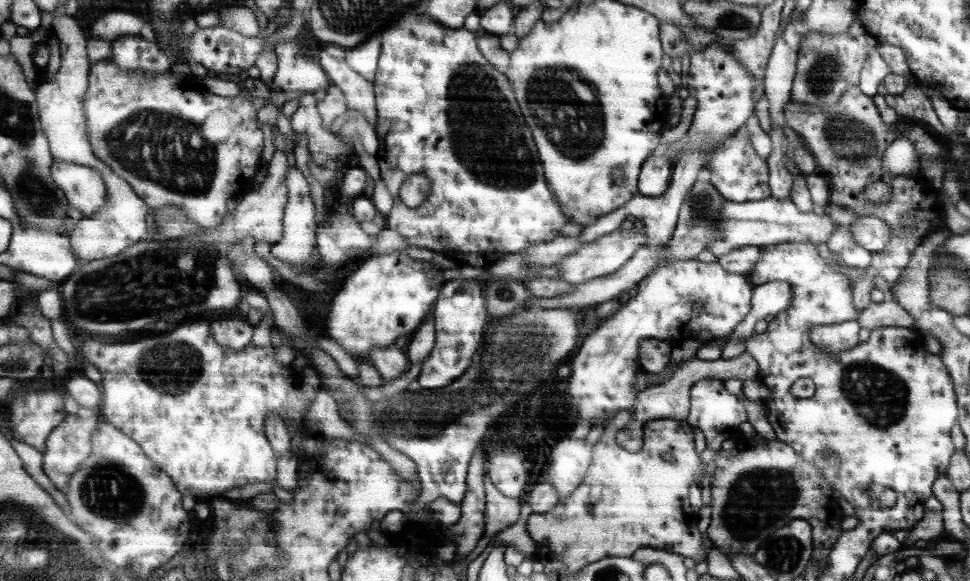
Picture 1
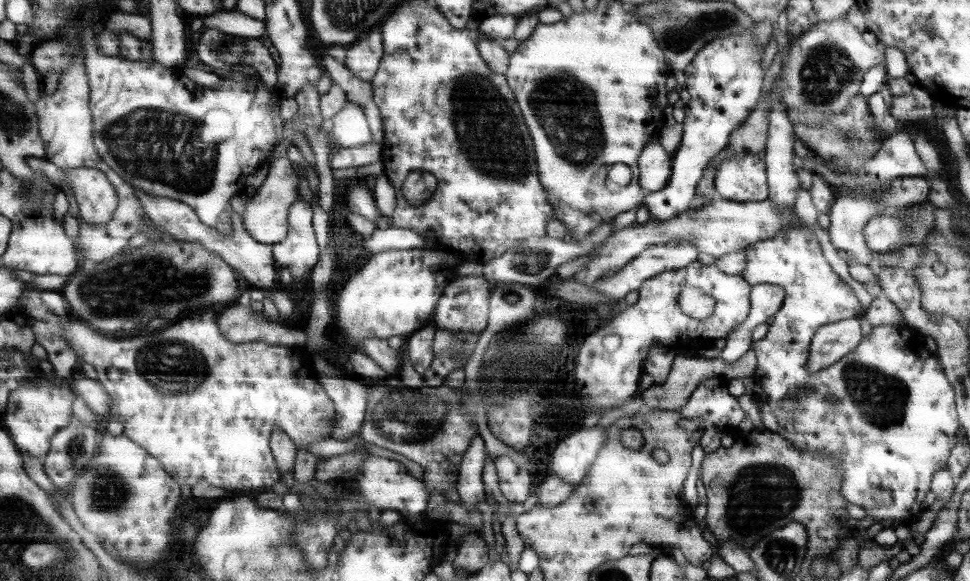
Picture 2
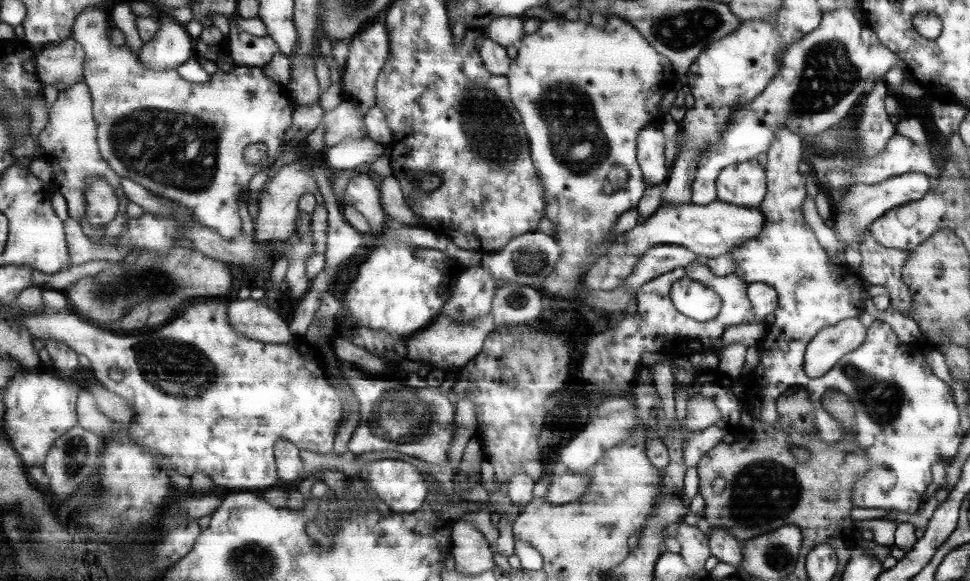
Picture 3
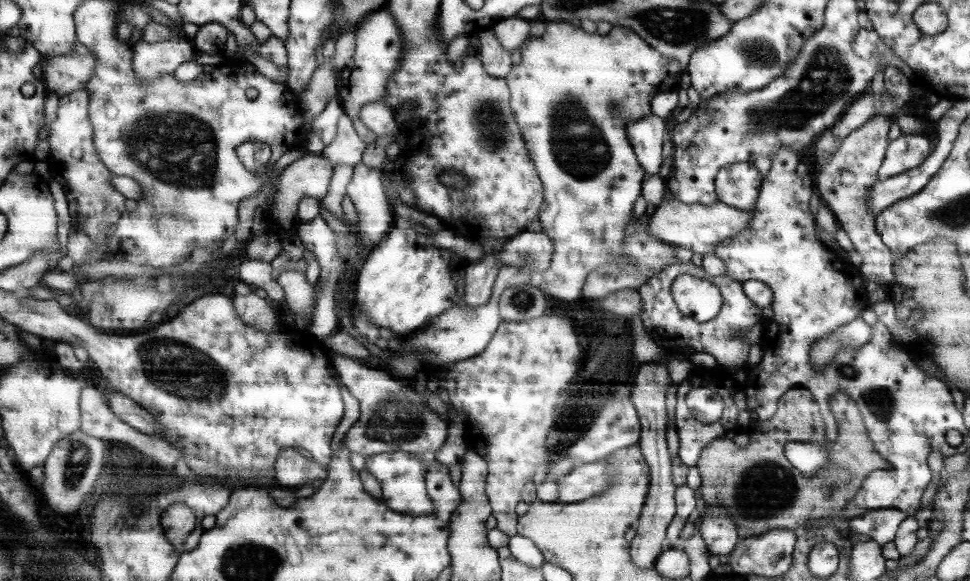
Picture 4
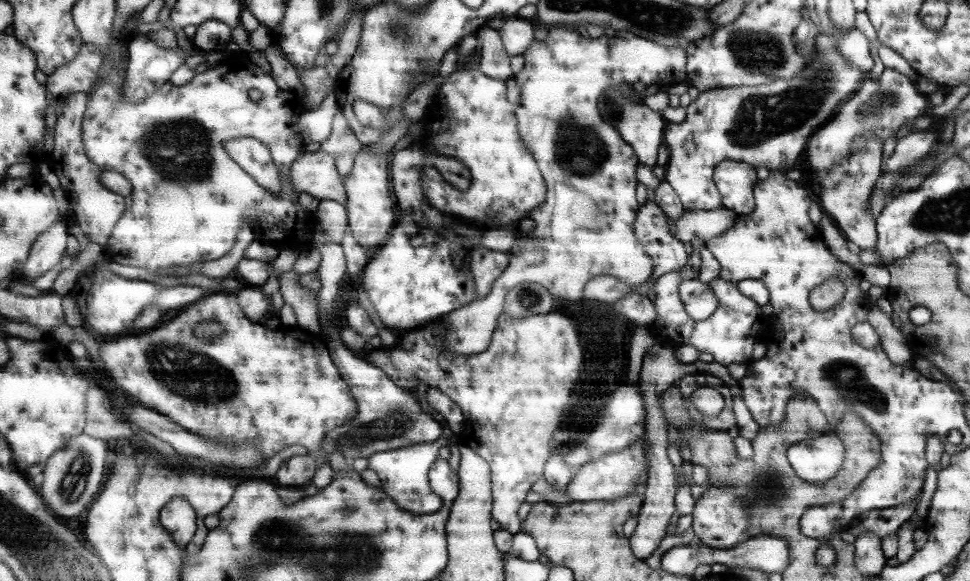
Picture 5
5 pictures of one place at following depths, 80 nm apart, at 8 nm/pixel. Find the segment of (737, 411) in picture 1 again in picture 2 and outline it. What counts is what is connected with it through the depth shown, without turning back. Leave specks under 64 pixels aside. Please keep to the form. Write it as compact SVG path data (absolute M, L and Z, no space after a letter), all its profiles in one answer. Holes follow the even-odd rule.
M723 376L703 379L696 386L695 391L688 396L686 403L678 408L679 415L685 419L701 417L705 425L701 431L699 440L704 453L716 451L720 447L719 439L723 435L738 435L737 424L743 418L743 410L737 405L737 398L727 392L728 379Z

